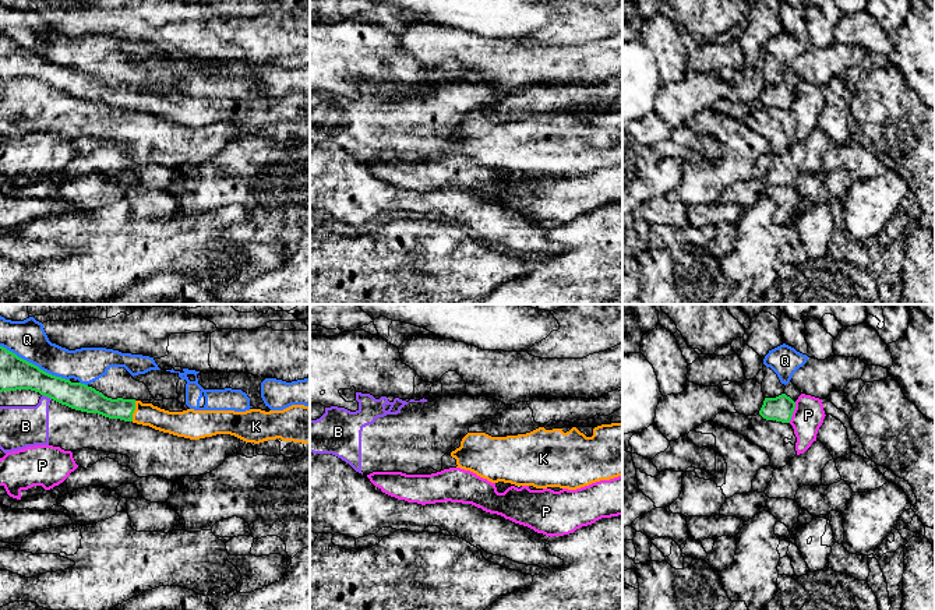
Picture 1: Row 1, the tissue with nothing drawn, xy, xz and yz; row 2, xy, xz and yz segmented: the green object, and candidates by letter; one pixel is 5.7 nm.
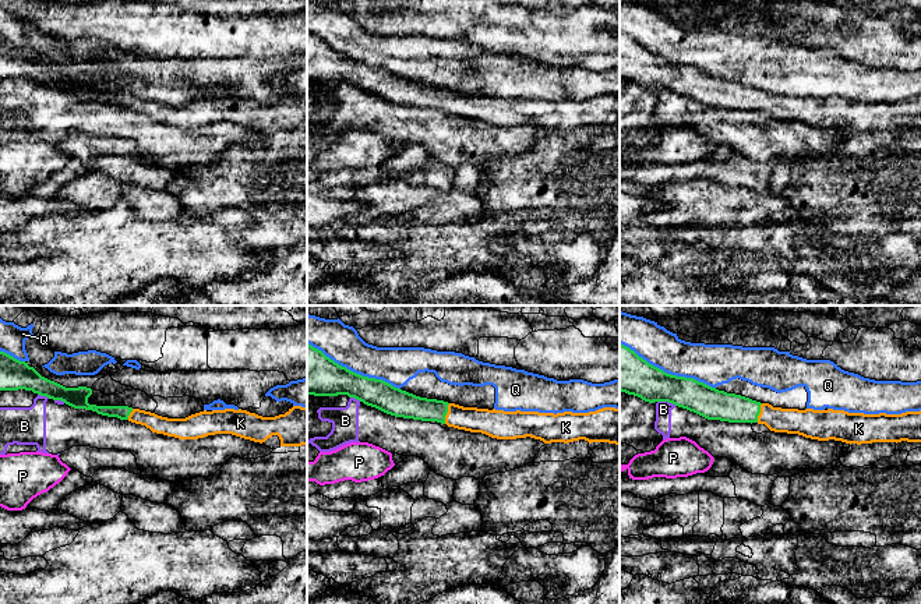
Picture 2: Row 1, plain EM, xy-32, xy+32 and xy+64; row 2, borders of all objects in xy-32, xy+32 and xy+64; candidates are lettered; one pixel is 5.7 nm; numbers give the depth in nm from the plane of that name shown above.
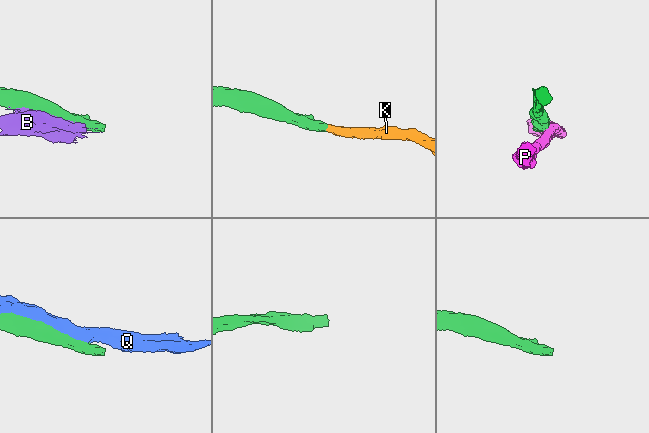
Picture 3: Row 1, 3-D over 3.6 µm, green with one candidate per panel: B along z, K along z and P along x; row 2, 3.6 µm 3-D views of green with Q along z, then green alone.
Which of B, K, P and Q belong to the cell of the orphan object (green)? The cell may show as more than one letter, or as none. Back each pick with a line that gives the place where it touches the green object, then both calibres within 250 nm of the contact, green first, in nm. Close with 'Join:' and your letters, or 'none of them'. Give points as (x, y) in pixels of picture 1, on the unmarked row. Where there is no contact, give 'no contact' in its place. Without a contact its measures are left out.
K: meets green in xy at (134, 97); 140 nm thick on the green side, 130 nm on the other
Join: K

